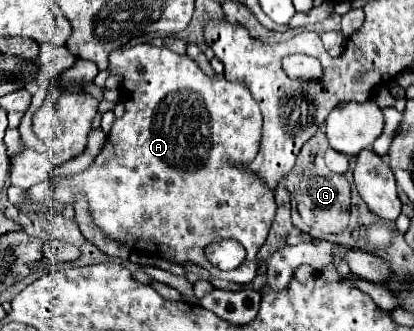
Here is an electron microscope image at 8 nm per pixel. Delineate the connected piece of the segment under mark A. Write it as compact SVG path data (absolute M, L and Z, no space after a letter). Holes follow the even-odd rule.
M136 44L128 50L118 48L110 52L106 70L122 76L120 102L126 106L124 116L116 118L102 152L88 170L70 178L62 178L60 182L46 180L32 186L28 196L36 202L36 206L24 210L36 214L44 214L48 210L62 214L64 204L72 202L72 196L80 192L90 200L92 220L96 226L100 226L108 236L122 240L124 246L132 250L148 250L176 264L194 262L216 278L234 284L250 284L258 270L258 250L266 242L276 216L274 192L270 192L248 170L232 168L228 164L228 158L248 164L260 148L262 114L250 90L242 82L230 82L224 76L204 74L200 66L186 54L180 56L168 48L156 48L152 44ZM220 238L238 240L246 248L246 260L232 272L222 272L204 256L204 248Z

